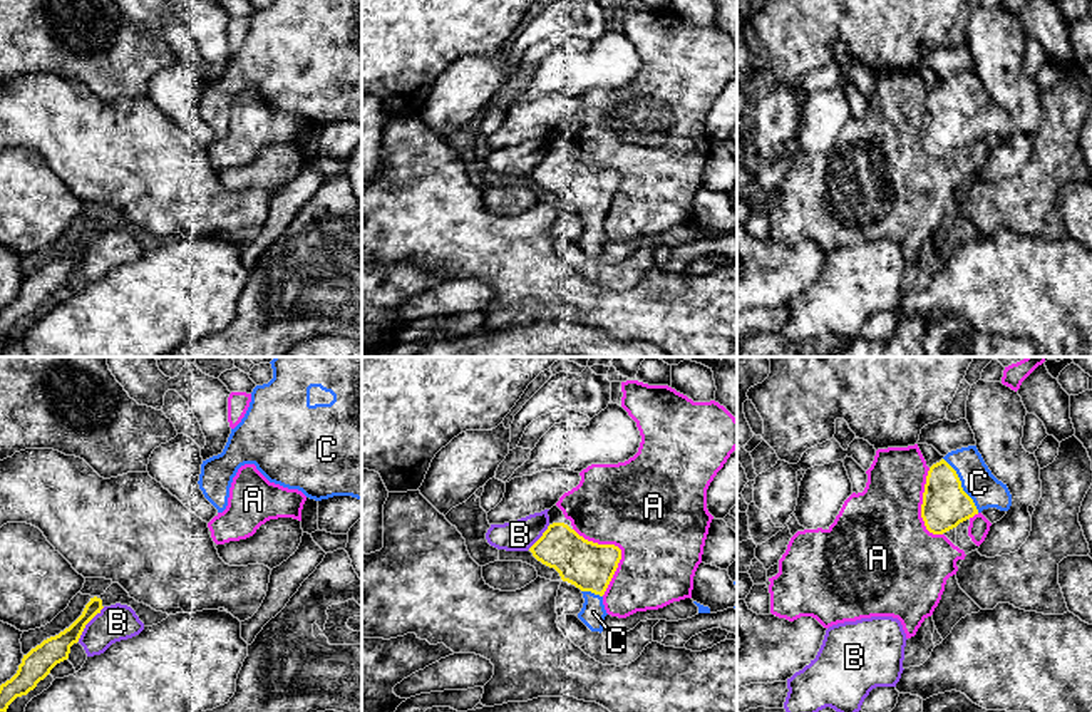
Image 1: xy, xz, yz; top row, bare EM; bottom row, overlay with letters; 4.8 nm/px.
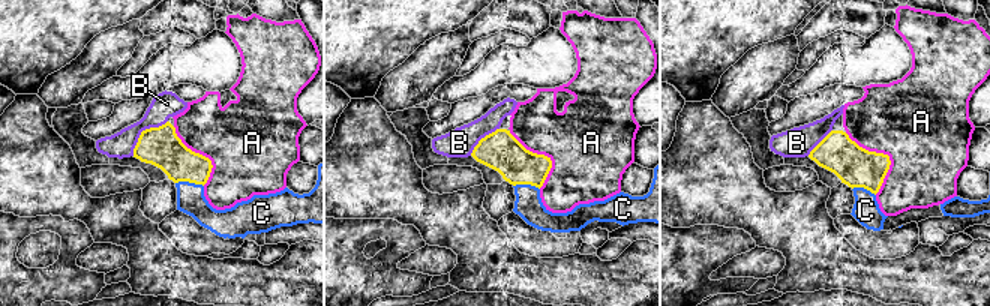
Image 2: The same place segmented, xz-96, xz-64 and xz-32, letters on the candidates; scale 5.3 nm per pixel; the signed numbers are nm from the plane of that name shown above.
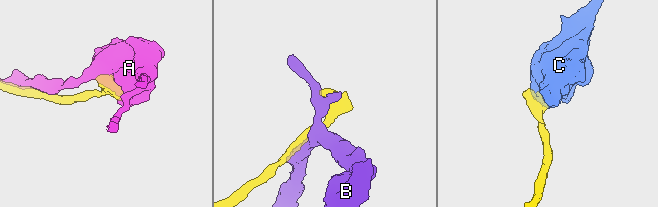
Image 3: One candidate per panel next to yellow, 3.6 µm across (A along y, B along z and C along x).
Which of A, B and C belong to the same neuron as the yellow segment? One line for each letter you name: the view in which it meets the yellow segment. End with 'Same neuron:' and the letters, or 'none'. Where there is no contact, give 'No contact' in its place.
C: Touches yellow in yz
Same neuron: C

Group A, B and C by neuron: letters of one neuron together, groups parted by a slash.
A / B / C

